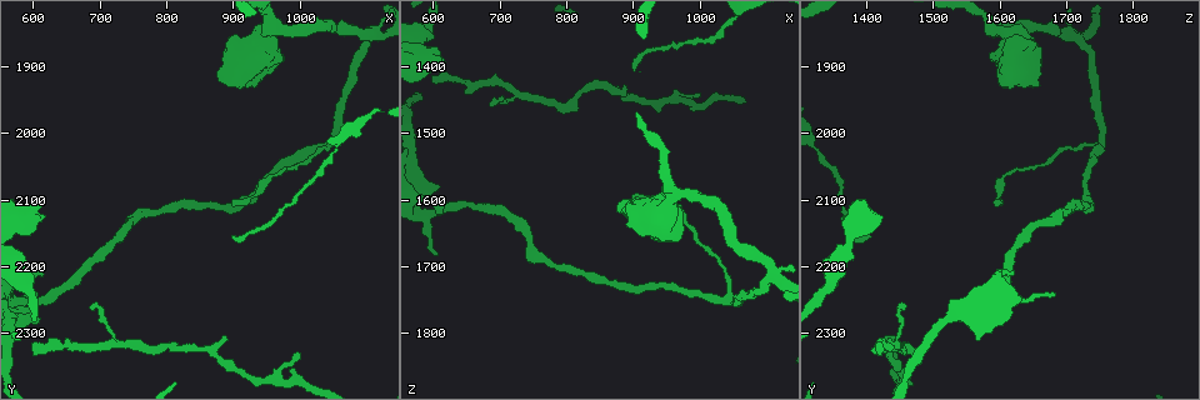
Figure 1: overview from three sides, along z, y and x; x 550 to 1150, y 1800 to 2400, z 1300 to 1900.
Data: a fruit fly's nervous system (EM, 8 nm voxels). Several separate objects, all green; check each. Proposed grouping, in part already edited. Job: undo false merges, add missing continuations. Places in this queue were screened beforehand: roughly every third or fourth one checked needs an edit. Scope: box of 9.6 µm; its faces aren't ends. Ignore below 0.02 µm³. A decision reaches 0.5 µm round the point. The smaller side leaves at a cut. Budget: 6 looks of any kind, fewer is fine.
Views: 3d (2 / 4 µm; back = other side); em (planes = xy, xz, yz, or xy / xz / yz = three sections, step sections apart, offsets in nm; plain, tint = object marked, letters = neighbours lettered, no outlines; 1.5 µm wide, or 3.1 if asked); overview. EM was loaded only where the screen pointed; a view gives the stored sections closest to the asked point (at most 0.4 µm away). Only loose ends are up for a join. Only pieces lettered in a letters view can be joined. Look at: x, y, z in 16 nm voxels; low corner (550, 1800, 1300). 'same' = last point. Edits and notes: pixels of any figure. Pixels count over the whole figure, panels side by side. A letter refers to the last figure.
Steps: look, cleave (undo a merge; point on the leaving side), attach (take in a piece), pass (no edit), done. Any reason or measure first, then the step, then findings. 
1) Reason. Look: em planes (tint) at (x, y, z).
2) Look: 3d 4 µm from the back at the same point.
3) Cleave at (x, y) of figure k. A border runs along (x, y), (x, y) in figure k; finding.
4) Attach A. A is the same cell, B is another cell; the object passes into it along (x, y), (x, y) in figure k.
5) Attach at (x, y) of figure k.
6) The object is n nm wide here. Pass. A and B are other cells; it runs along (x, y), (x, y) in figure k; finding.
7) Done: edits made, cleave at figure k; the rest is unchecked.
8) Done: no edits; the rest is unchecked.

Thin neck. Look: em planes (letters) at (650, 2320, 1425).

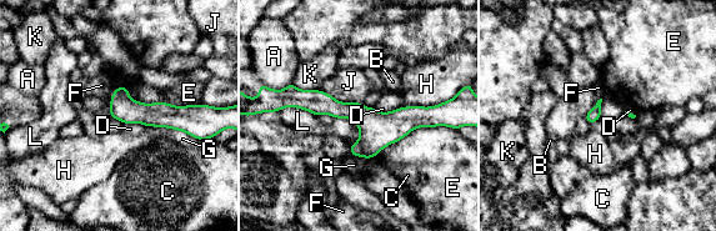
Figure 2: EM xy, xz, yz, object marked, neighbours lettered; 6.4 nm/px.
Pass. A, B, C, D, E, F, G, H, J, K and L are other cells; a border runs along (276, 111), (301, 108), (316, 116) in figure 2; one cell here.

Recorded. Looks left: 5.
Stops while still wide. Look: 3d 2 µm at (610, 2105, 1385).

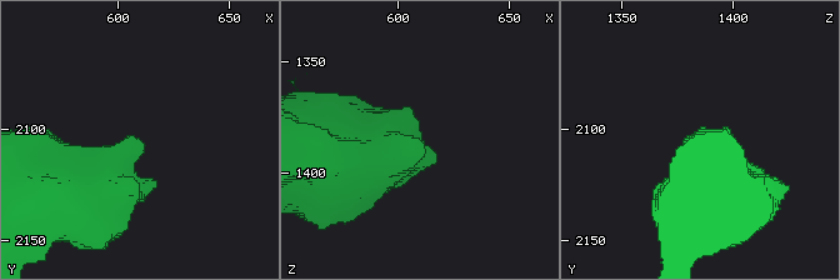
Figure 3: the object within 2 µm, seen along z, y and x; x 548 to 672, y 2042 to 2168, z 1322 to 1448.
Shape alone is not enough. Look: em planes (plain) at (613, 2107, 1385).

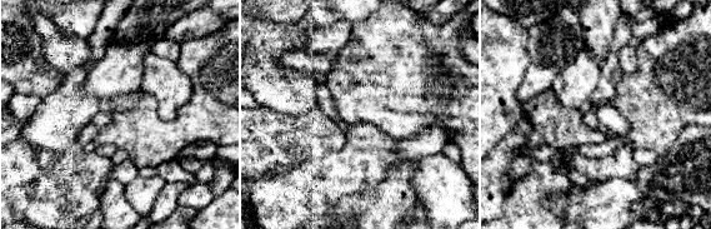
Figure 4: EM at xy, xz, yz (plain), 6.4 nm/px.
What lies round it. Look: em planes (letters) at the same point.

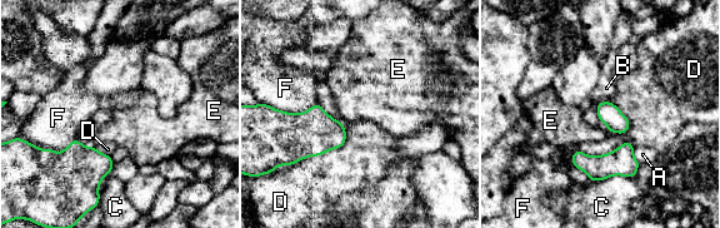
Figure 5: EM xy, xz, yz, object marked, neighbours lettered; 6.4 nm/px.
Pass. A, B, C, D, E and F are other cells; a border runs along (344, 123), (341, 147), (293, 164) in figure 5; none of them fits.

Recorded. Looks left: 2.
An open end. Look: em planes (plain) at (1000, 2330, 1445).

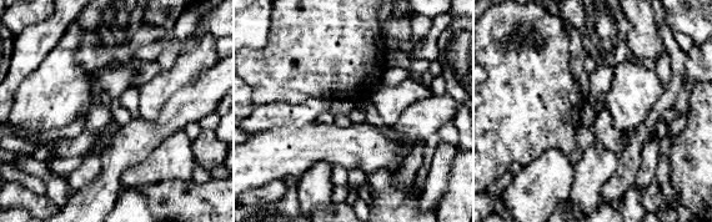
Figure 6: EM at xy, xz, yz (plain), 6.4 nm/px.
See the neighbours. Look: em planes (letters) at the same point.

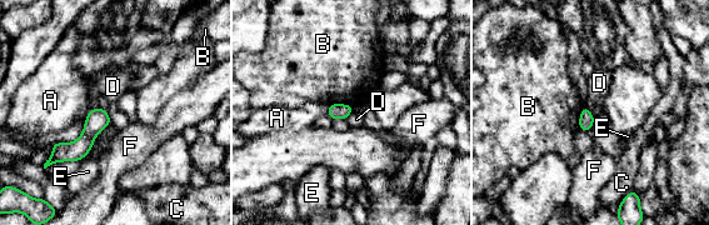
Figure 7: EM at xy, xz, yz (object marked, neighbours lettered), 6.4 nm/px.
The longest contact is with B, 160 nm. Pass. A, B, C, D, E and F are other cells; a border runs along (105, 109), (111, 123) in figure 7; none of them fits.

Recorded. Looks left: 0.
Done: no edits; the rest is unchecked.

